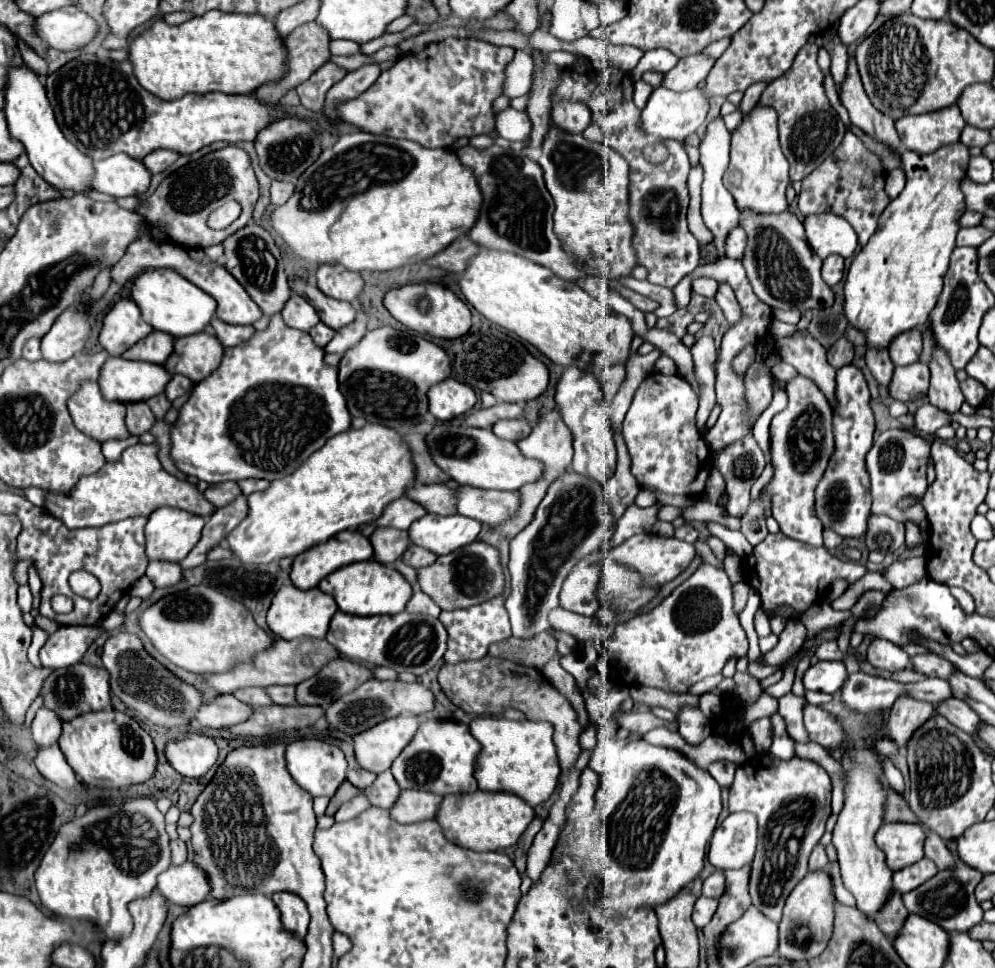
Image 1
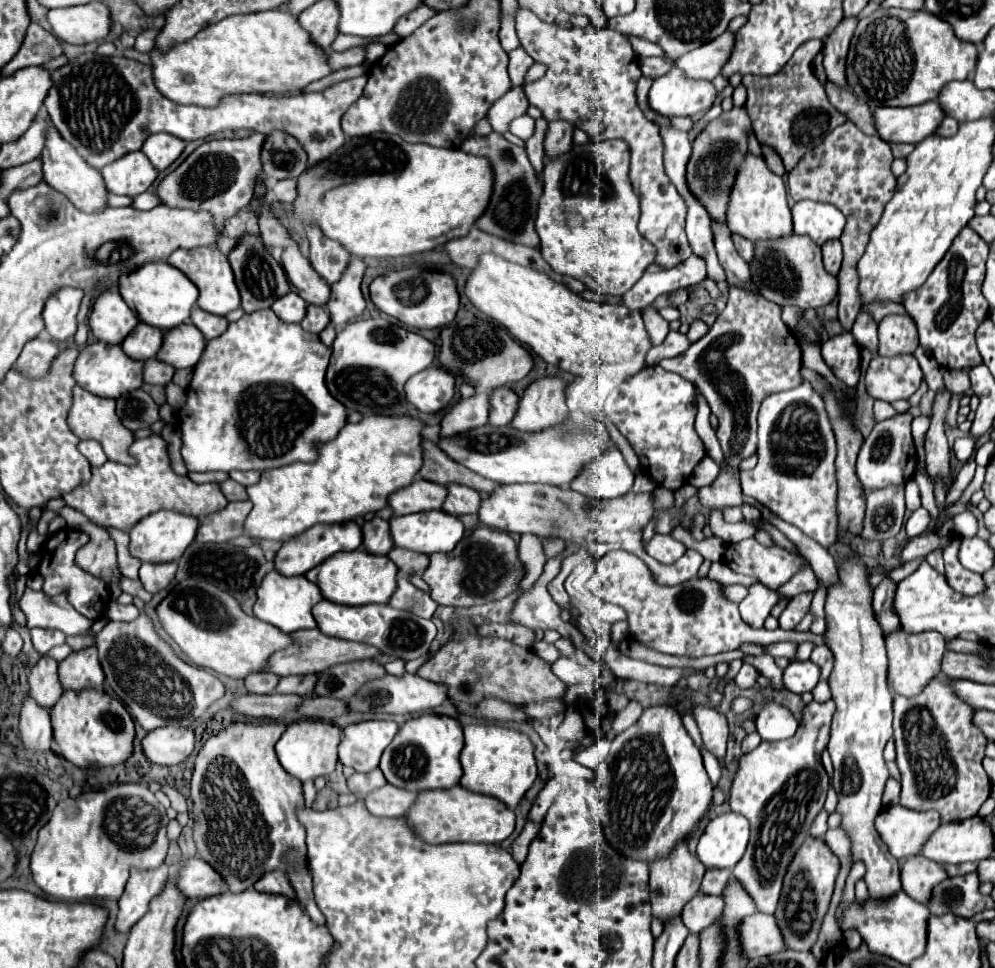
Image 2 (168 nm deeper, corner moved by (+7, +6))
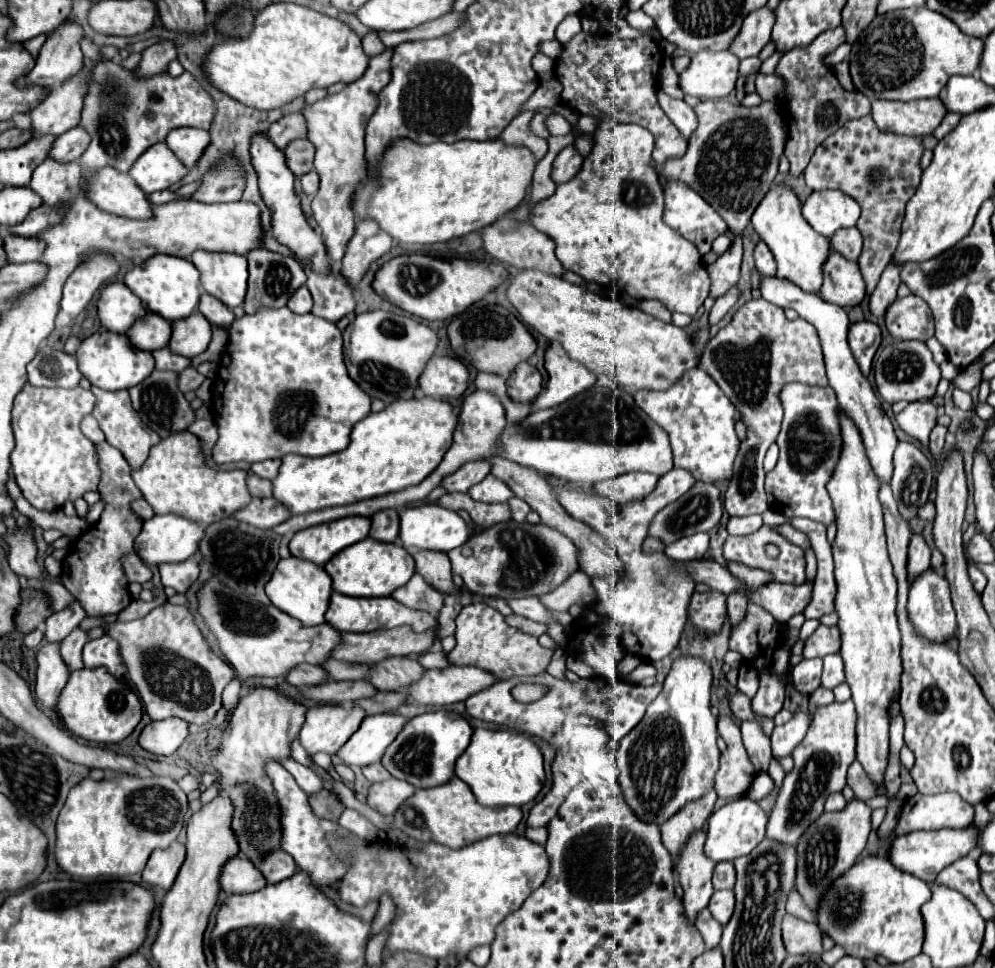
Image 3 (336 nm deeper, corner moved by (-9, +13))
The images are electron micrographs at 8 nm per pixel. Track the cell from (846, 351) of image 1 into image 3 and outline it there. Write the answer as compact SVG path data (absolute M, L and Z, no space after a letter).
M862 117L848 121L840 131L830 135L824 143L818 145L812 155L804 179L806 185L816 189L840 189L846 195L854 197L862 207L862 215L856 223L858 231L864 237L864 247L858 257L862 277L866 281L866 293L870 295L880 281L880 275L890 265L892 253L900 239L900 225L904 219L906 201L914 195L920 185L920 155L922 155L920 137L902 137L896 133L880 131L874 119Z

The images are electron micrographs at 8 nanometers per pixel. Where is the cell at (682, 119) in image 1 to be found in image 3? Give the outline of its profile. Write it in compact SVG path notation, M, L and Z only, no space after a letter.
M698 51L696 55L692 55L692 61L690 61L688 69L680 73L680 89L686 95L698 97L698 99L722 99L722 97L728 97L736 87L738 63L740 63L740 59L736 55L732 55L730 51L718 51L718 53Z

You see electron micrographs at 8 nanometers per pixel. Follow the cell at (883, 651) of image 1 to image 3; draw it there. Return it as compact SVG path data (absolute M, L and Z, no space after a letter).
M914 535L908 545L908 583L930 567L930 549L920 535Z

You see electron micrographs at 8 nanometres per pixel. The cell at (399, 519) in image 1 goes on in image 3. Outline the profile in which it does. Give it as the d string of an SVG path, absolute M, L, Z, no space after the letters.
M468 461L460 465L452 475L444 477L440 481L440 487L444 487L446 493L466 493L490 473L488 467L490 465L486 461Z

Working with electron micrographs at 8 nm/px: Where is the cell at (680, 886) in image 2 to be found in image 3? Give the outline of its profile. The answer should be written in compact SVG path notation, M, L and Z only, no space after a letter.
M716 791L708 793L706 797L702 797L696 803L686 805L672 819L668 819L664 823L664 827L660 829L662 831L662 843L670 851L674 867L676 867L676 859L680 857L684 843L688 843L692 833L700 831L706 825L708 817L714 811L714 803L716 803Z

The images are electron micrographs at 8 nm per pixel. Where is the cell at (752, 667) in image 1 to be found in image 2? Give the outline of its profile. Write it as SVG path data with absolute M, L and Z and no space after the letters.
M754 584L748 588L748 596L744 602L740 602L740 616L750 628L760 628L764 624L764 618L770 614L772 606L780 600L780 594L762 586Z

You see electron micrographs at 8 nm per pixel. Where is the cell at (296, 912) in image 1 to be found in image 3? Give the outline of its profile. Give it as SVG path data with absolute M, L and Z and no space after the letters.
M282 849L272 851L260 863L260 873L264 875L264 879L268 883L280 883L280 881L296 875L296 871L298 871L298 867L296 867L294 859L286 851L282 851Z

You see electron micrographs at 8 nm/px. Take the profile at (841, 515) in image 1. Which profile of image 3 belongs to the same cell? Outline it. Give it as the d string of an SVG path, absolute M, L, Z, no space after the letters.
M870 321L852 323L848 329L848 345L854 353L854 359L864 375L872 369L872 359L880 347L880 327Z

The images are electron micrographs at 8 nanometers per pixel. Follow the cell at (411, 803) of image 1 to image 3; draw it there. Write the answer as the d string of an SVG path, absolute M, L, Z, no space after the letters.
M388 779L388 781L380 781L374 783L368 791L368 805L372 809L376 809L380 815L392 815L398 811L400 803L404 803L404 799L410 799L414 795L416 787L412 787L410 783L404 783L400 779Z

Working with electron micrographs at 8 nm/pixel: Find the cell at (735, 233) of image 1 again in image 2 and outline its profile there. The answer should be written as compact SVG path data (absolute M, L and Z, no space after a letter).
M732 236L732 240L734 240L734 246L736 246L736 252L746 260L746 262L752 262L752 258L754 258L754 244L752 242L748 242L746 238L740 238L740 236Z

